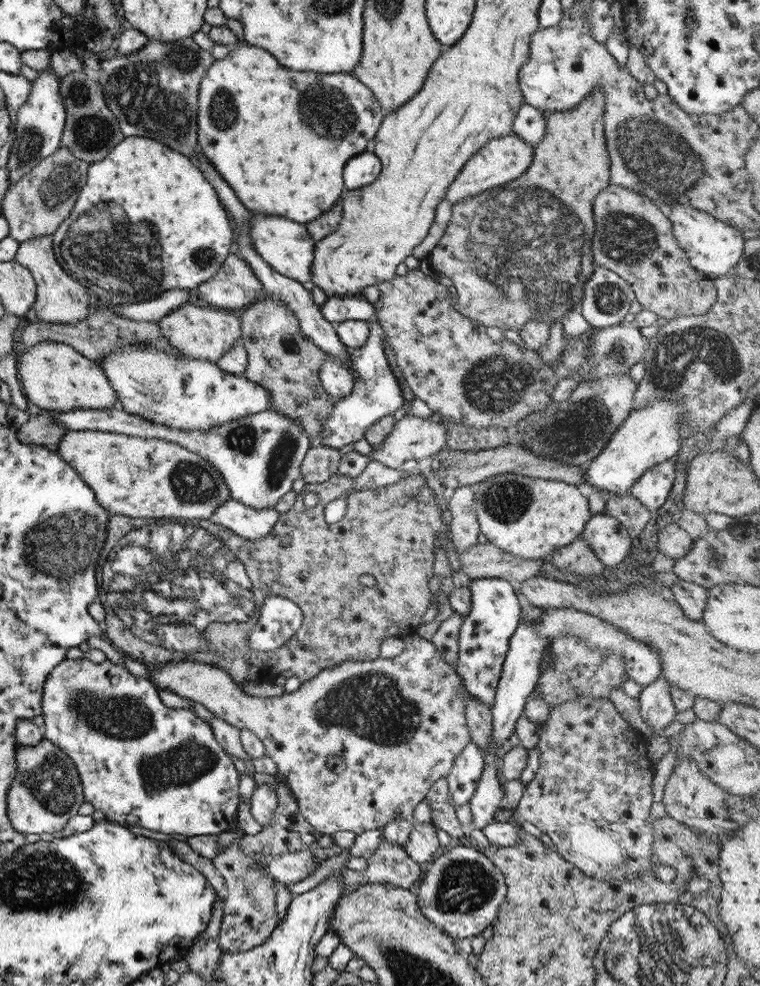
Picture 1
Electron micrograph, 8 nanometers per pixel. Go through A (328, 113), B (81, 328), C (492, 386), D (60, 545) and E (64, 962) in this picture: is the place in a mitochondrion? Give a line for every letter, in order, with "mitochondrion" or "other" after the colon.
A: mitochondrion
B: other
C: mitochondrion
D: mitochondrion
E: other

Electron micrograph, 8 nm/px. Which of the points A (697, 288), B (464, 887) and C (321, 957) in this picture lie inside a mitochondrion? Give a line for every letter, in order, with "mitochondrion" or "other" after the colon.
A: other
B: mitochondrion
C: other

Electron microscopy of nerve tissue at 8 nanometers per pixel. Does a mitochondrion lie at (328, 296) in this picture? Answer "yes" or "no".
no

